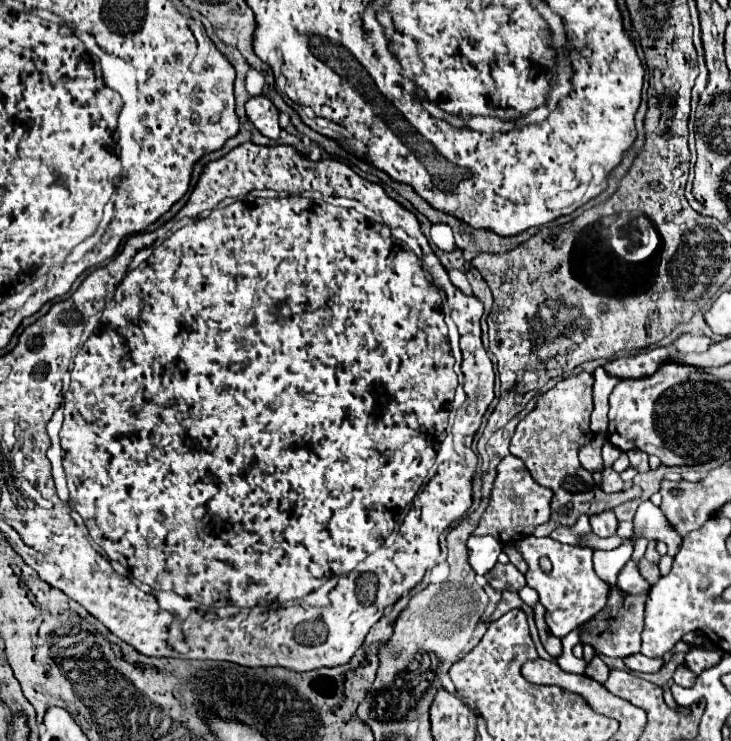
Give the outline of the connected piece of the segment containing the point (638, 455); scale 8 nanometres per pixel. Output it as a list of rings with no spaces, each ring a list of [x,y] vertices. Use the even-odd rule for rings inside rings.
[[[632,450],[628,452],[628,458],[630,458],[630,466],[636,468],[638,472],[646,472],[648,470],[648,456],[640,450]]]

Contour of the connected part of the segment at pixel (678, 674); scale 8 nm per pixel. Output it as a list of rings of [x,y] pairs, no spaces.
[[[680,664],[680,666],[676,668],[676,672],[674,672],[672,680],[674,680],[676,684],[680,684],[680,686],[690,686],[690,684],[694,684],[696,674],[694,674],[694,672],[690,672],[690,670],[686,668],[686,664]]]

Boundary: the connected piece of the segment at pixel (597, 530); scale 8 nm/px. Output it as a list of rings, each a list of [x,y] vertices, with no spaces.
[[[612,510],[590,516],[590,524],[592,524],[592,532],[594,532],[598,538],[614,536],[614,534],[616,534],[616,528],[618,528],[618,520],[616,520],[616,516],[614,516]]]

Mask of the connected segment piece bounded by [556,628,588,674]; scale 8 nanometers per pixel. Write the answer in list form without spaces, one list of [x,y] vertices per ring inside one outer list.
[[[578,628],[570,632],[570,636],[562,638],[562,654],[556,658],[560,668],[564,668],[564,672],[575,674],[584,674],[588,663],[584,659],[578,659],[573,655],[572,646],[578,644]]]

